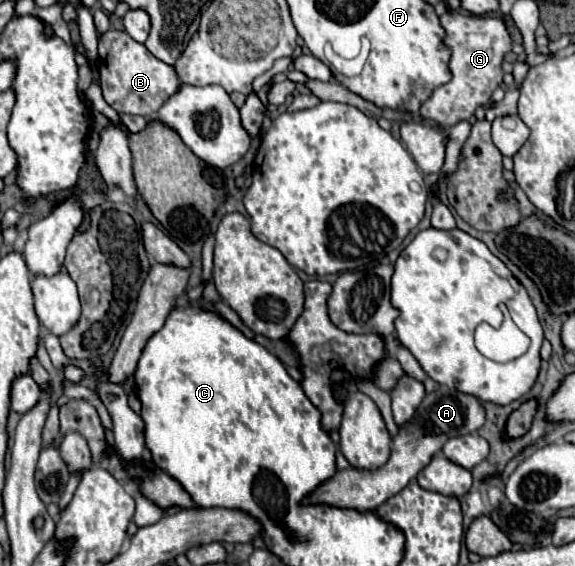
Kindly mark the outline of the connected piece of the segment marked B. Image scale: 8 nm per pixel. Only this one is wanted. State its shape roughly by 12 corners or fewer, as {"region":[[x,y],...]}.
{"region":[[126,32],[98,40],[100,86],[116,112],[154,116],[176,70]]}

